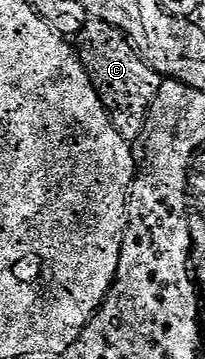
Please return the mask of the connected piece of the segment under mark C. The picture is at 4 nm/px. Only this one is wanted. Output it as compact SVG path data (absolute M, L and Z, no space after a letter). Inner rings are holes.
M97 20L91 21L88 29L82 34L80 45L82 45L82 50L80 49L82 66L86 69L88 80L96 92L98 103L110 118L110 125L126 142L131 144L138 142L148 124L148 116L152 116L156 100L162 95L164 79L138 55L138 51L130 45L130 40L125 34L121 34L119 30L108 24Z

